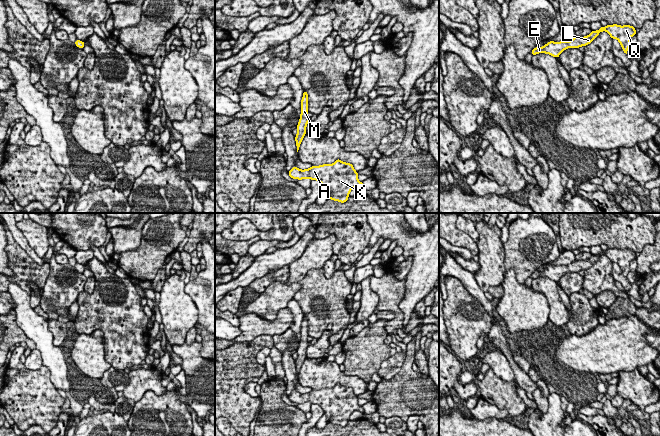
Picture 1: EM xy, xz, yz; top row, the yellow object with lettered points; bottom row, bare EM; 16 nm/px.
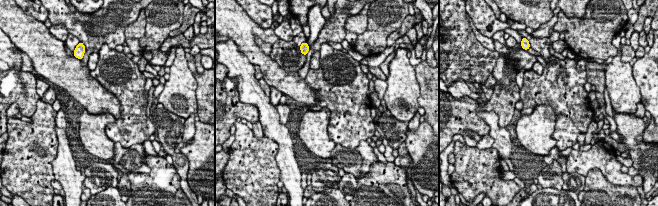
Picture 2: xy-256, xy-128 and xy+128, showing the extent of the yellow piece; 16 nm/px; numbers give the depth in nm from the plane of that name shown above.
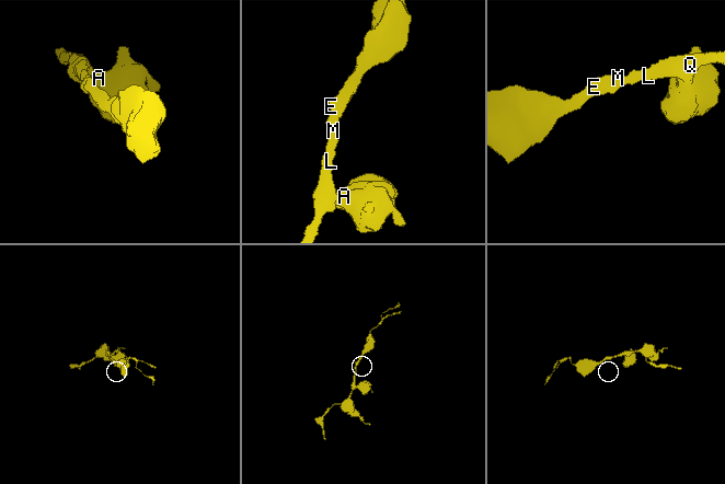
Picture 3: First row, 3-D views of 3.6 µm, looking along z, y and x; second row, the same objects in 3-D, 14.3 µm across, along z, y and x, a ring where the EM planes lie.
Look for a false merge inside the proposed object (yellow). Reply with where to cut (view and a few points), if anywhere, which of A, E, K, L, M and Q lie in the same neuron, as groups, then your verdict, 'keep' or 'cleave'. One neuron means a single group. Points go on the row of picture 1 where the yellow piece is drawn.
no cut; A E K L M Q; keep

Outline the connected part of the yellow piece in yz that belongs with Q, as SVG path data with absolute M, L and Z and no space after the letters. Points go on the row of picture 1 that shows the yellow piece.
M617 24L607 25L606 27L601 27L597 31L591 31L591 34L585 37L575 36L568 42L560 41L554 42L550 41L543 47L535 47L531 53L536 55L539 53L546 53L553 57L558 58L559 55L567 48L579 48L581 46L586 46L590 44L600 32L606 31L612 39L617 39L623 49L623 52L627 54L630 47L630 38L636 35L636 29L630 25L620 26Z

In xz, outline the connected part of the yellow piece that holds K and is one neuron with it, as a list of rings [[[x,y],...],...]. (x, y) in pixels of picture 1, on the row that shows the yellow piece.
[[[337,159],[333,164],[312,166],[309,169],[301,170],[292,167],[289,176],[293,179],[307,179],[319,181],[327,193],[328,199],[345,203],[348,200],[350,191],[354,187],[364,189],[362,182],[358,180],[358,173],[350,163]]]

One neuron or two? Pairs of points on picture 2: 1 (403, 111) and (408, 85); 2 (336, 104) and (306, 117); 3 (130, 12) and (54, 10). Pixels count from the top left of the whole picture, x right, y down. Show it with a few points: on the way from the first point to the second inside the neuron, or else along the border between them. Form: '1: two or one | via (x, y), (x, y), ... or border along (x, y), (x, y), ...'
1: one | via (407, 105), (407, 91)
2: two | border along (321, 109), (319, 111)
3: one | via (111, 19), (109, 21), (73, 21)

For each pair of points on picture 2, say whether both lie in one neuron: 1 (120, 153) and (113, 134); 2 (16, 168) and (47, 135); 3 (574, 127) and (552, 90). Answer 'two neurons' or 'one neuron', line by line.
1: two neurons
2: one neuron
3: one neuron

